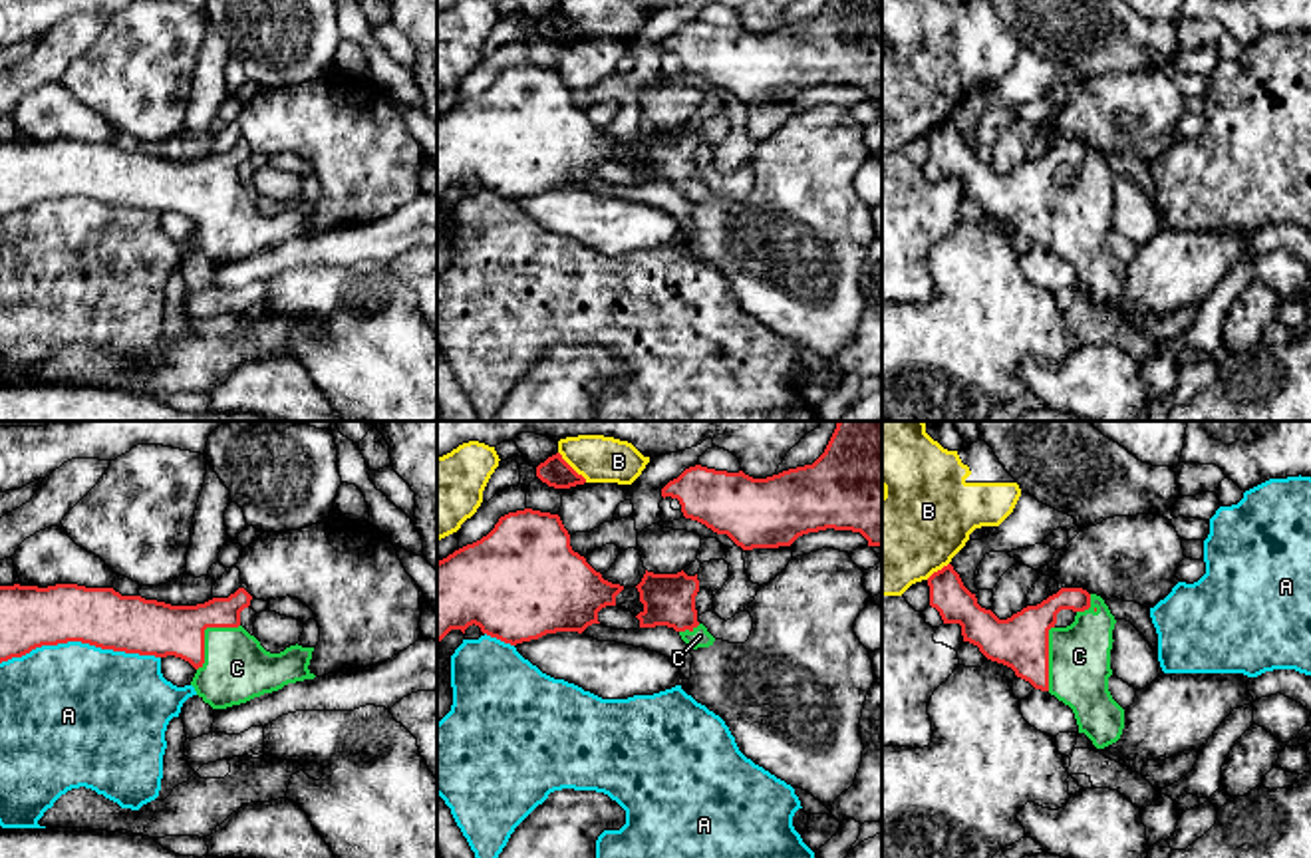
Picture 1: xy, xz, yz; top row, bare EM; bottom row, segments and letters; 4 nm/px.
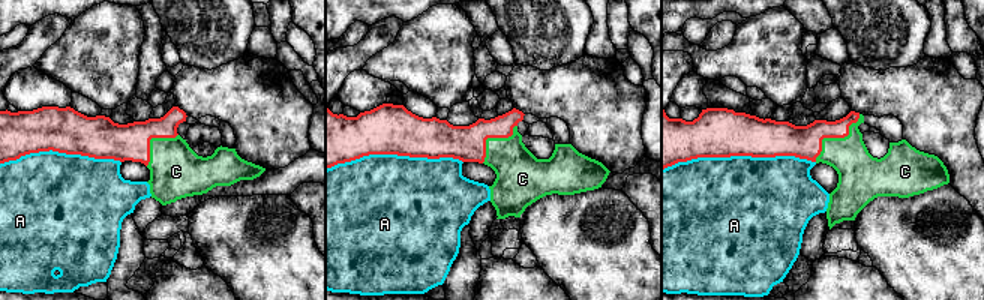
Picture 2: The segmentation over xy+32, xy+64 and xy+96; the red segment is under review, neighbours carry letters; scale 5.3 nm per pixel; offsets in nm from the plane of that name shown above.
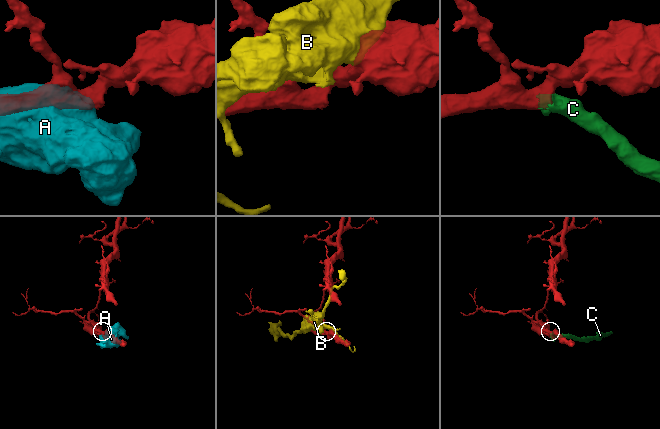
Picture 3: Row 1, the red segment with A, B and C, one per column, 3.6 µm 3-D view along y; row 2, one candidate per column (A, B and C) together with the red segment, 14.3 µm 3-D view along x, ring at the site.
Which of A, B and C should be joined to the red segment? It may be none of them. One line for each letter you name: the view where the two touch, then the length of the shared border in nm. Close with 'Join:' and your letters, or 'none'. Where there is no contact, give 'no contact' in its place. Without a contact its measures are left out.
C: xy | 260 nm
Join: C

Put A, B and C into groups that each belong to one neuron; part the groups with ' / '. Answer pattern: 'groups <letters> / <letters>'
groups A / B / C

